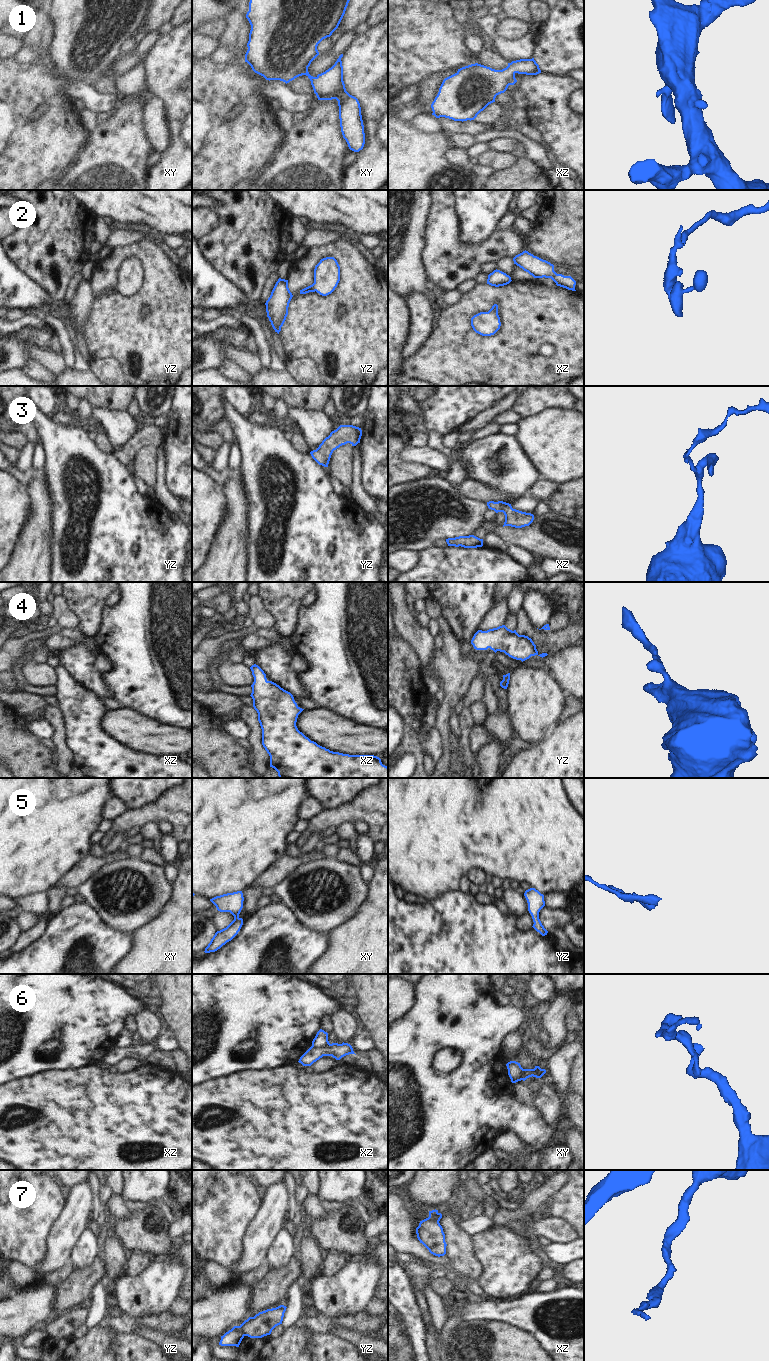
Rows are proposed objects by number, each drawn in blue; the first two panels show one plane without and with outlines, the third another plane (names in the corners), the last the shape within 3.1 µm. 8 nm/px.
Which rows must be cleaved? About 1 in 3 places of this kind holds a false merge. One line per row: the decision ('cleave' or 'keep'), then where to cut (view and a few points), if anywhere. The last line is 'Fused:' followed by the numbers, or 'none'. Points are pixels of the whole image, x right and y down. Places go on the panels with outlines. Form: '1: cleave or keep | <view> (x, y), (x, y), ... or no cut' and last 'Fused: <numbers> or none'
1: keep | no cut
2: keep | no cut
3: keep | no cut
4: keep | no cut
5: keep | no cut
6: cleave | xz (329, 1043), (319, 1047), (312, 1046)
7: cleave | yz (239, 1326), (245, 1335)
Fused: 6, 7

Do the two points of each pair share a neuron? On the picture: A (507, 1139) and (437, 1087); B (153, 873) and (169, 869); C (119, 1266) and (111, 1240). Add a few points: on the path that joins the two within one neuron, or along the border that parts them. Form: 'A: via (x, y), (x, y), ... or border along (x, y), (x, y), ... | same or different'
A: border along (523, 1139), (513, 1130), (503, 1130), (492, 1147) | different
B: border along (162, 867), (164, 877), (171, 884) | different
C: via (116, 1260), (113, 1246) | same

